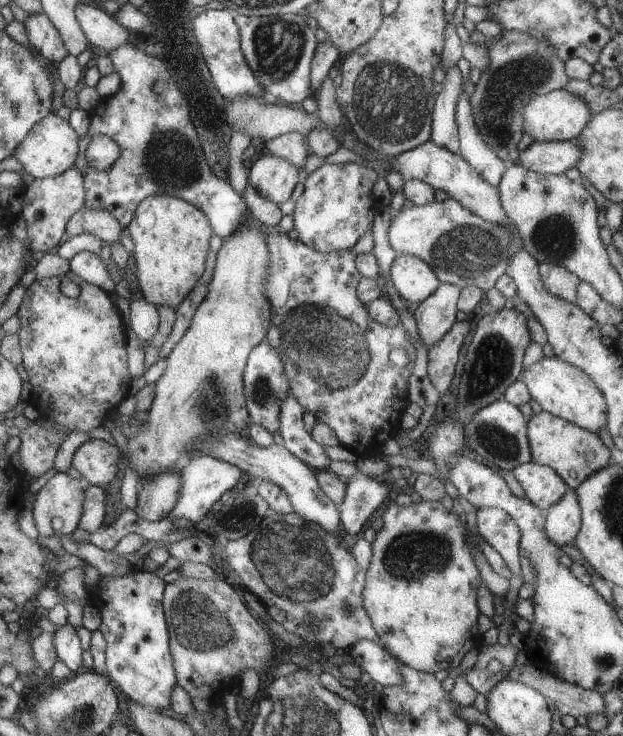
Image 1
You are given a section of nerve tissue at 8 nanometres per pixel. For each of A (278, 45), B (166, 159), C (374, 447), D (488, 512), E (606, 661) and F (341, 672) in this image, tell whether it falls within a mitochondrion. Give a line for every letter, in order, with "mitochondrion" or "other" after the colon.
A: mitochondrion
B: mitochondrion
C: other
D: other
E: mitochondrion
F: other

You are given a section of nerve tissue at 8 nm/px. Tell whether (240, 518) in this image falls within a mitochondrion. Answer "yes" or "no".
yes

